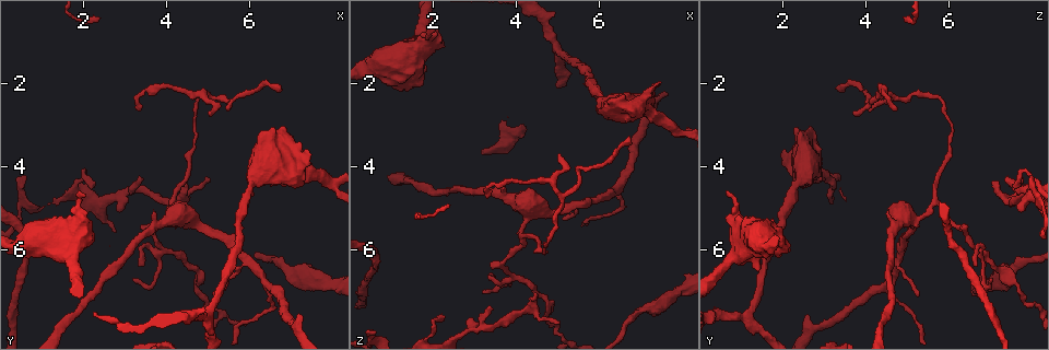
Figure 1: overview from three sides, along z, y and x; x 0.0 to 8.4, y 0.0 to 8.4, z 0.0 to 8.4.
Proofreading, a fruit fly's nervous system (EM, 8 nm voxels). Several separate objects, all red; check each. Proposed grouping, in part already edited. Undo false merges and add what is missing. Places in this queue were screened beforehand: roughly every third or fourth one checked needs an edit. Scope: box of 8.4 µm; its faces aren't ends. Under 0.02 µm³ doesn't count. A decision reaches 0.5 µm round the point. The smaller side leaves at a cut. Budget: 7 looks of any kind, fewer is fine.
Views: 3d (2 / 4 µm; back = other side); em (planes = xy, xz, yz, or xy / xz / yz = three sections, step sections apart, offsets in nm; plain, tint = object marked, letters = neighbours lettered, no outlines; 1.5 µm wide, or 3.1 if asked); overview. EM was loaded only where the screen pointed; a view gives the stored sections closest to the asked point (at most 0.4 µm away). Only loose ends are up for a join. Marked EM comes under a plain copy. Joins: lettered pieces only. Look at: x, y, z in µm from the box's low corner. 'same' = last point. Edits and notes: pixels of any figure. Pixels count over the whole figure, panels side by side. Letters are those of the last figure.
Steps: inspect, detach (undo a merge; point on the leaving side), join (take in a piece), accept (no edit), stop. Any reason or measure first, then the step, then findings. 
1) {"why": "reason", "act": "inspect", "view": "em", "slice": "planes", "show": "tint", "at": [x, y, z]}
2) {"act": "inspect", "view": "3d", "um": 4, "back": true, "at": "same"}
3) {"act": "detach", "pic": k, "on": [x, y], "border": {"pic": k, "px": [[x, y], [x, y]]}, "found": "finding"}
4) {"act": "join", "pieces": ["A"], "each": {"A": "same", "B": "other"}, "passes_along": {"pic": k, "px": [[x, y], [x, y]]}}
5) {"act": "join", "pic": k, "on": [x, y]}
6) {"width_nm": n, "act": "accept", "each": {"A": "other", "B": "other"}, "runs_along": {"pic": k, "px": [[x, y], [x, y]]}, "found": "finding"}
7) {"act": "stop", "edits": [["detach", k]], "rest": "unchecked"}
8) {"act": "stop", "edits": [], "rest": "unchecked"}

{"why": "an open end", "act": "inspect", "view": "em", "slice": "planes", "show": "letters", "at": [4.50, 4.30, 7.00]}

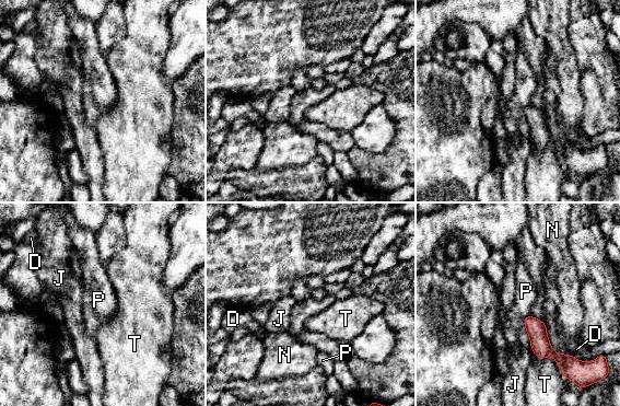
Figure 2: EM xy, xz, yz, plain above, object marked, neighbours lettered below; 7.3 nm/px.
{"act": "join", "pieces": ["P"], "each": {"D": "other", "J": "other", "N": "other", "P": "same", "T": "other"}, "passes_along": {"pic": 2, "px": [[537, 331], [524, 320], [526, 291]]}, "found": "the cell continues"}

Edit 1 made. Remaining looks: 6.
{"act": "inspect", "view": "overview"}

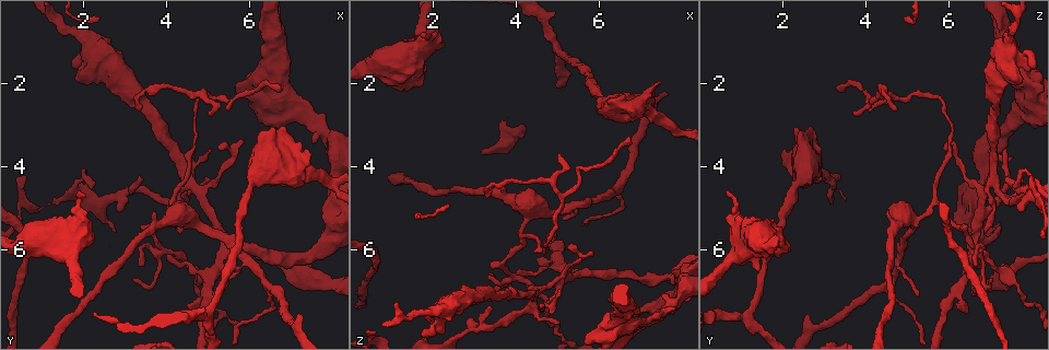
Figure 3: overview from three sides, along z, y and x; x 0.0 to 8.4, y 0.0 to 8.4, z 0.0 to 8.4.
{"why": "three arms meet", "act": "inspect", "view": "em", "slice": "xy", "step": 4, "show": "letters", "at": [4.40, 5.25, 5.10]}

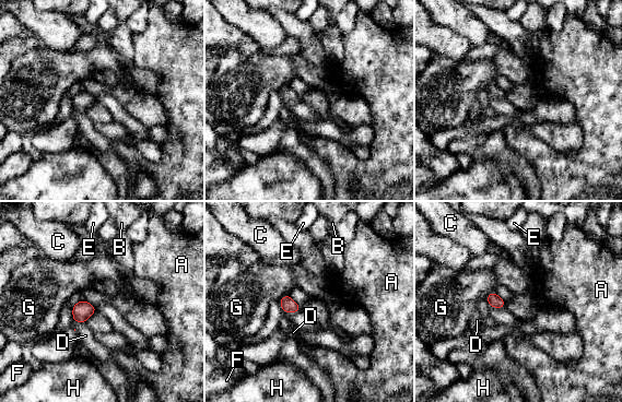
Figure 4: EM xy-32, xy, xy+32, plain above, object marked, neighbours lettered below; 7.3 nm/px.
{"why": "another direction", "act": "inspect", "view": "em", "slice": "planes", "show": "letters", "at": "same"}

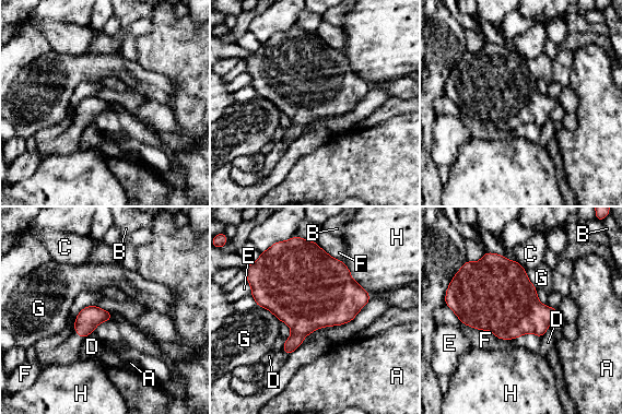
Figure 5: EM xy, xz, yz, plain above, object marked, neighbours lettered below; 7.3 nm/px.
{"width_nm": 120, "act": "accept", "each": {"A": "other", "B": "other", "C": "other", "D": "other", "E": "other", "F": "other", "G": "other", "H": "other"}, "border": {"pic": 5, "px": [[461, 322], [500, 339], [540, 339]]}, "found": "continuous, no second cell"}

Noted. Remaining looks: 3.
{"why": "sudden change in width", "act": "inspect", "view": "em", "slice": "planes", "show": "letters", "at": [6.80, 6.50, 7.60]}

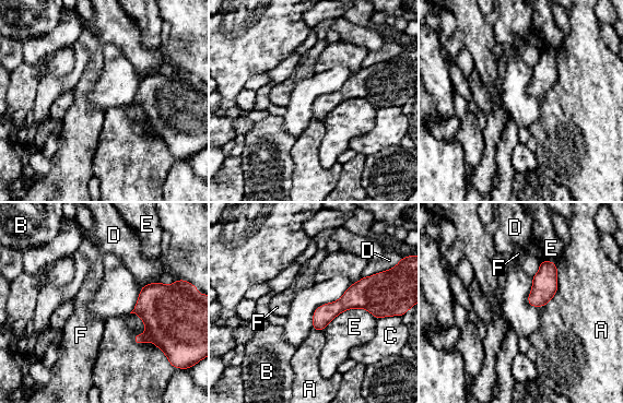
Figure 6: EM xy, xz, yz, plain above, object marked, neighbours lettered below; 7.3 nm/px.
{"longest_contact_nm": ["E", 400], "act": "accept", "each": {"A": "other", "B": "other", "C": "other", "D": "other", "E": "other", "F": "other"}, "found": "one cell here"}

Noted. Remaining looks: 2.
{"act": "stop", "edits": [["join", 2]], "rest": "unchecked"}

